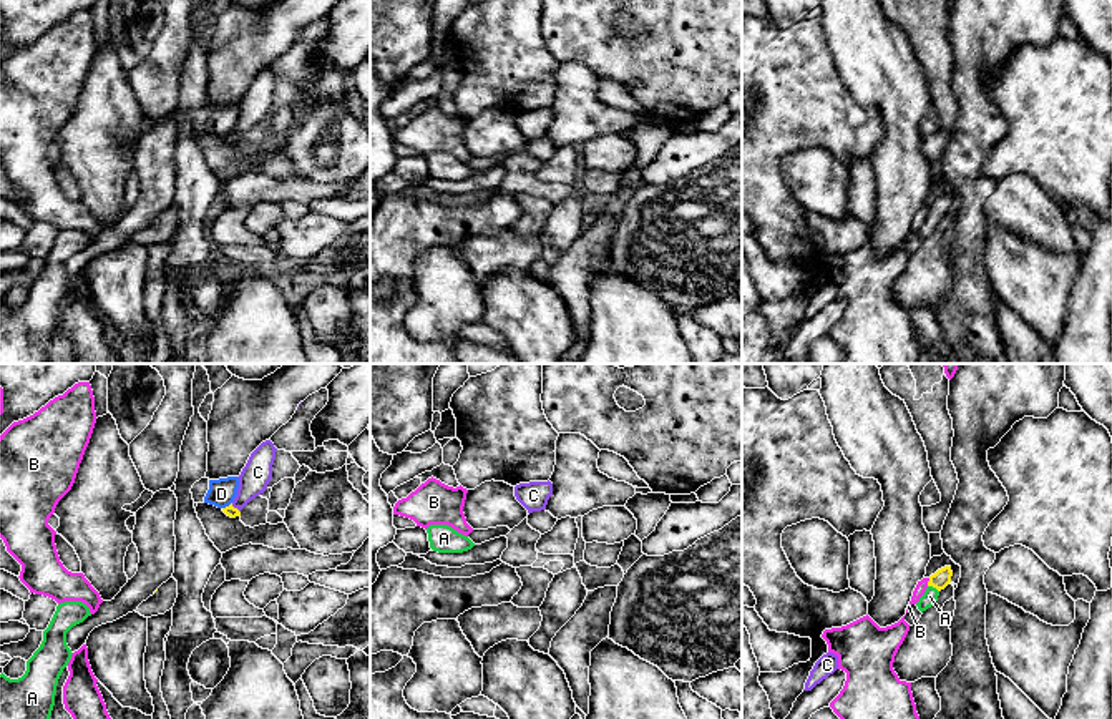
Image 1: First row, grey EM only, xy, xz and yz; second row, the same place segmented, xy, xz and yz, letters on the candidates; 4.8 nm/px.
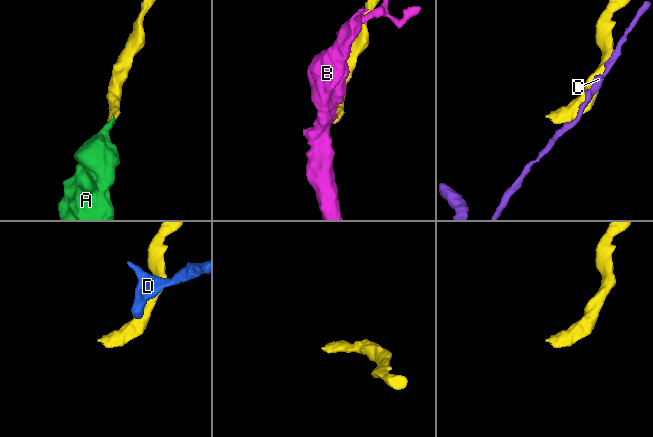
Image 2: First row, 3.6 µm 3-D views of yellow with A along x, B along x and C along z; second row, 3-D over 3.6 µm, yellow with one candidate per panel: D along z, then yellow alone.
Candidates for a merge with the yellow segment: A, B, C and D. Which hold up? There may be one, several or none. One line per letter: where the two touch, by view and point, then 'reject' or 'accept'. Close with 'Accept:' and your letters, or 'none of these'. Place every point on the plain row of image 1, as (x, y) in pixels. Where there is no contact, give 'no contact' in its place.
A: contact yz (933, 215); accept
B: contact yz (928, 210); reject
C: contact xy (236, 136); reject
D: contact xy (226, 135); reject
Accept: A

